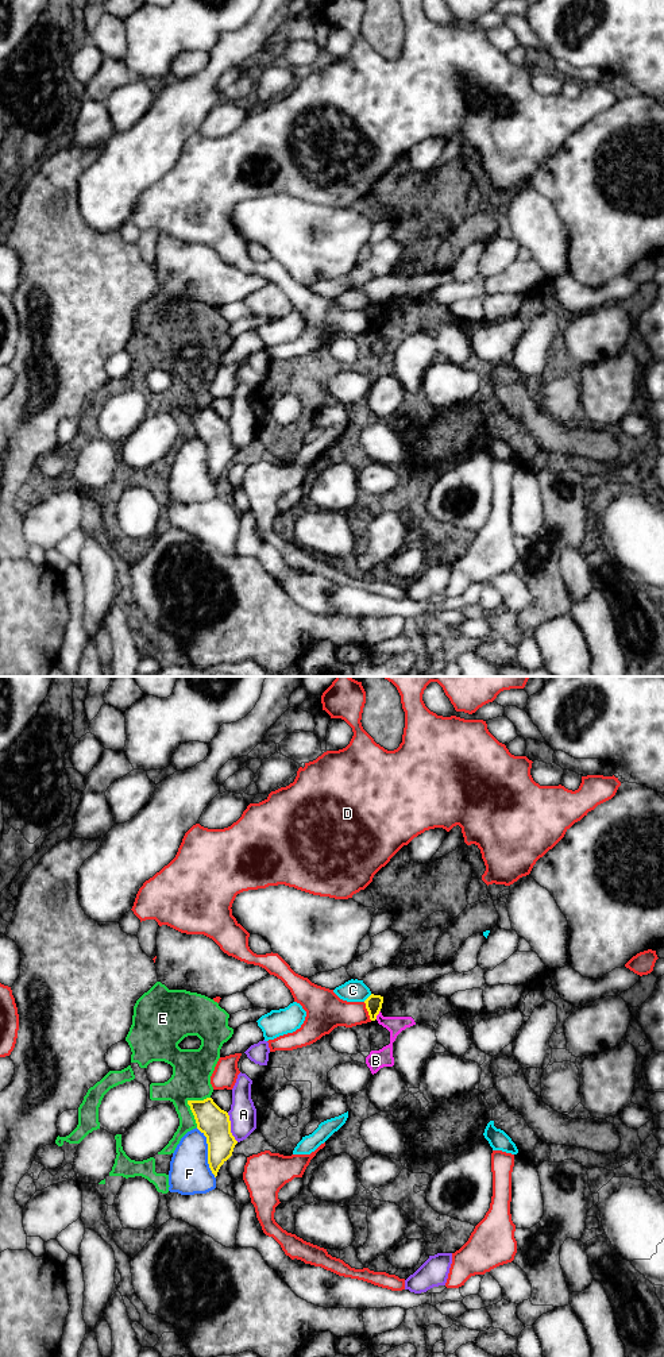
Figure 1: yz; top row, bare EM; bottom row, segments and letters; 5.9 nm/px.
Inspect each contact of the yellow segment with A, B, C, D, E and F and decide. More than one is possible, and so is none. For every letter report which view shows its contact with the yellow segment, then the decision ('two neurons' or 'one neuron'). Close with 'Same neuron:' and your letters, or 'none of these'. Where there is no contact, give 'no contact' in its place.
A: meets yellow in yz; two neurons
B: meets yellow in yz; two neurons
C: meets yellow in yz; two neurons
D: meets yellow in yz; two neurons
E: meets yellow in yz; two neurons
F: meets yellow in yz; two neurons
Same neuron: none of these

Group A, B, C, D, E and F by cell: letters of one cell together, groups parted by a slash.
A / B E / C / D / F

